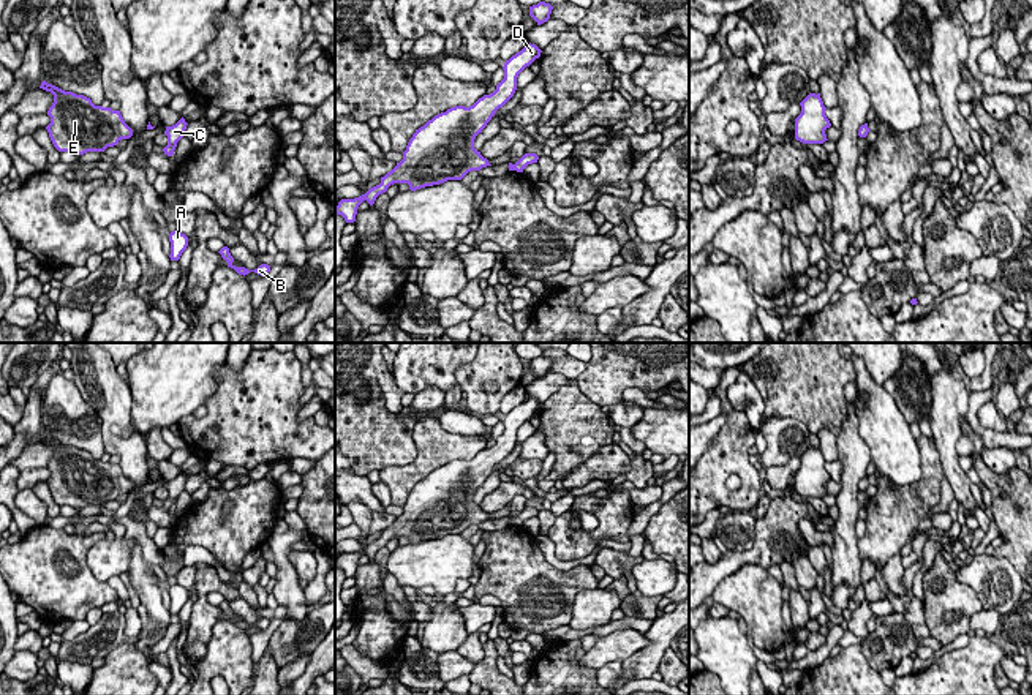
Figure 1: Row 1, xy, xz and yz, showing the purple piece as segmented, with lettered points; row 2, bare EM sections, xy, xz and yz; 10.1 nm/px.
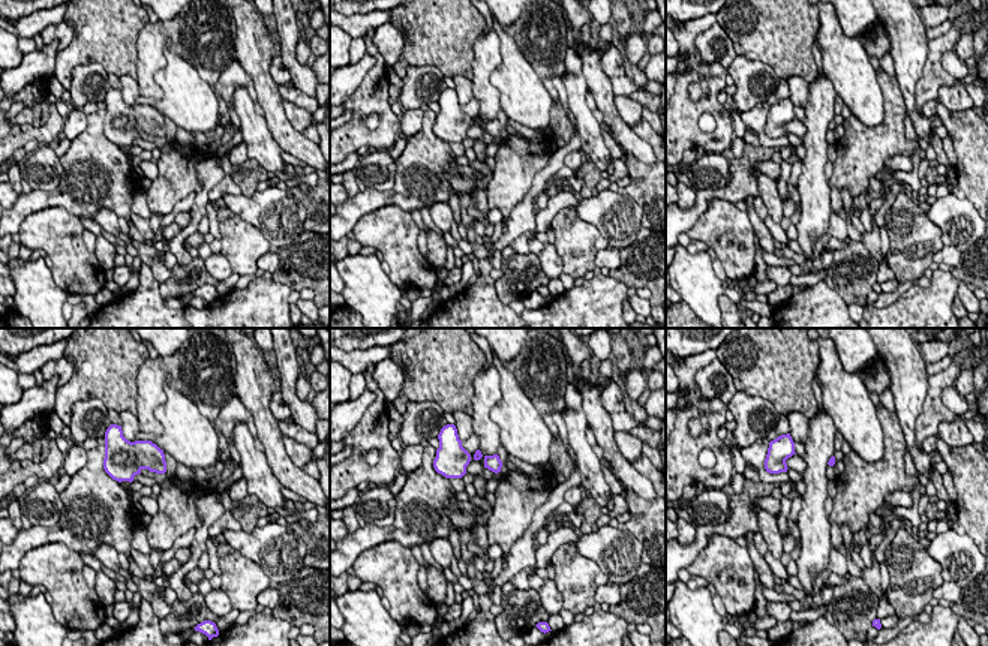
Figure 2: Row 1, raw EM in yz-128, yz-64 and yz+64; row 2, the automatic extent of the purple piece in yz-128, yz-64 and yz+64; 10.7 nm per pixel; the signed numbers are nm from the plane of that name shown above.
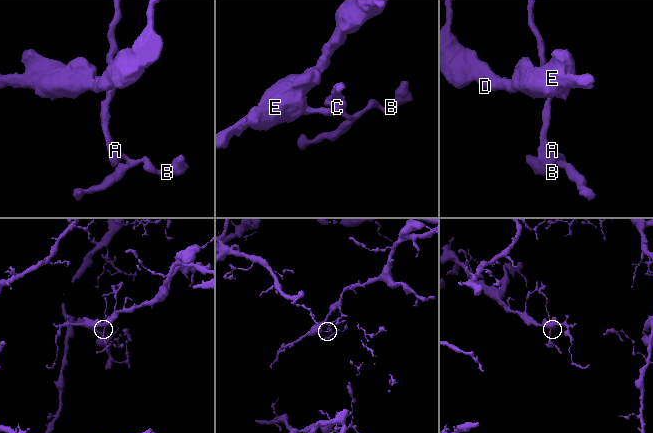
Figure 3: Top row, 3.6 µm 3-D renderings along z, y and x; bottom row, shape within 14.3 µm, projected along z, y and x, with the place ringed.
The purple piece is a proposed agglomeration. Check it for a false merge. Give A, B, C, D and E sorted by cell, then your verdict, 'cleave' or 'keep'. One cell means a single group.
A B C D E | keep

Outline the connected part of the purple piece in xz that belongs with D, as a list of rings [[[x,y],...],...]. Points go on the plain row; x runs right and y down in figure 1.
[[[528,398],[506,414],[504,433],[490,449],[484,449],[473,460],[455,460],[435,469],[424,480],[416,483],[409,493],[403,513],[381,531],[381,537],[354,553],[341,553],[335,567],[346,577],[354,577],[359,559],[367,554],[375,558],[376,551],[394,537],[408,537],[411,545],[461,534],[471,524],[492,520],[487,512],[474,502],[474,493],[495,466],[503,461],[517,444],[518,428],[540,411],[536,398]]]

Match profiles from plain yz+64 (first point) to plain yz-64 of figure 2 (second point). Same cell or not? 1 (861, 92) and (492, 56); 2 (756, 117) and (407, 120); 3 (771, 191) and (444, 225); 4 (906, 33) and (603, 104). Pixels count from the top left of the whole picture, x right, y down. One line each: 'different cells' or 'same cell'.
1: different cells
2: same cell
3: same cell
4: different cells

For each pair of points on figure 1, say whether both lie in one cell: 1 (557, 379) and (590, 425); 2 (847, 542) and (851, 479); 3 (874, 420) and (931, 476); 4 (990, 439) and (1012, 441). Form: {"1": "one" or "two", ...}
{"1": "two", "2": "one", "3": "two", "4": "one"}

